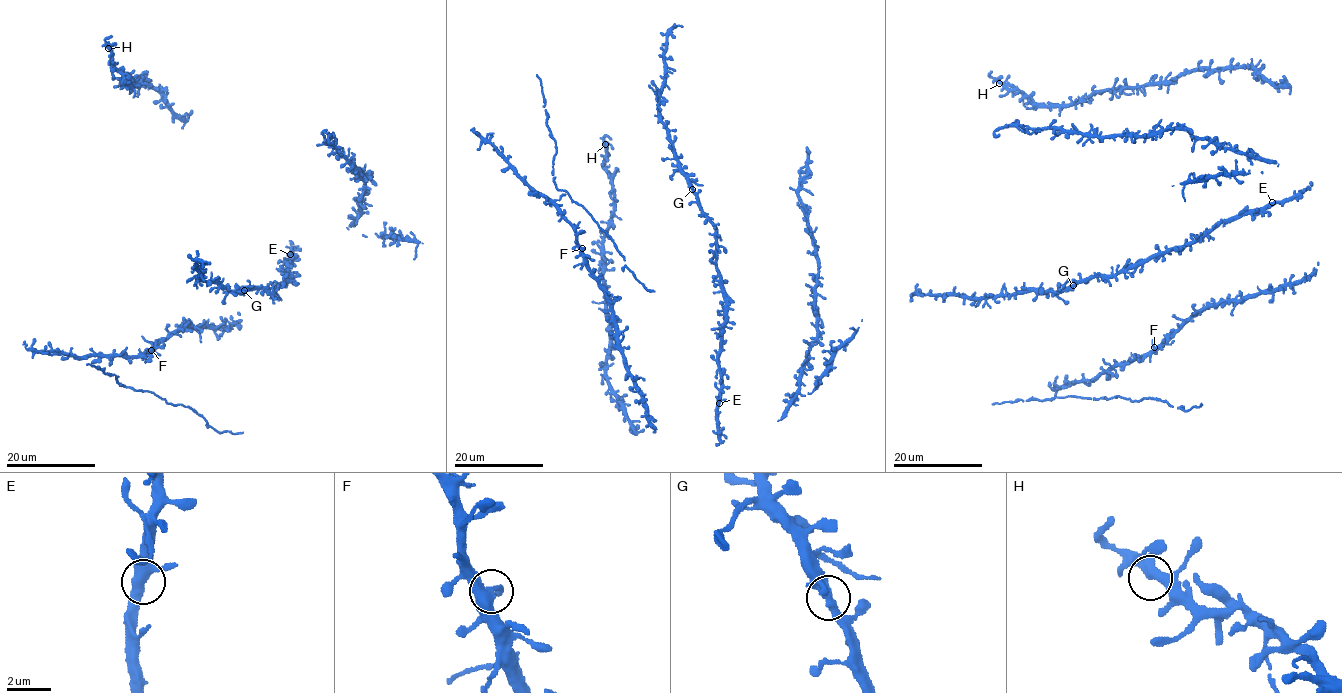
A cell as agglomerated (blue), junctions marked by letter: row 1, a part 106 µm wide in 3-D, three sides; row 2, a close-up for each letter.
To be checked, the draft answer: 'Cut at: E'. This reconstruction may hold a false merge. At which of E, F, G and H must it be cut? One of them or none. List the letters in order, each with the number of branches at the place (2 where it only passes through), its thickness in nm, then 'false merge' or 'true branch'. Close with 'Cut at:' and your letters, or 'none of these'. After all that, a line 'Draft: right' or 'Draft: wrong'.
E: branches 3; calibre 400 nm; true branch
F: branches 3; calibre 340 nm; true branch
G: branches 3; calibre 320 nm; true branch
H: branches 3; calibre 340 nm; true branch
Cut at: none of these
Draft: wrong

